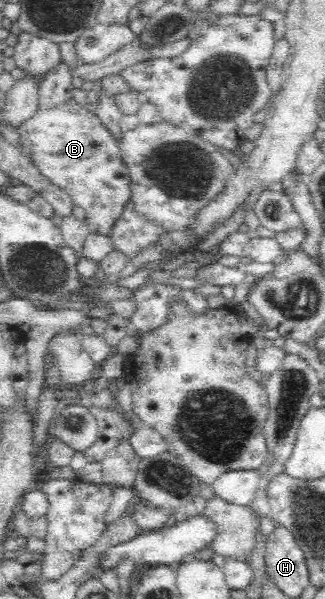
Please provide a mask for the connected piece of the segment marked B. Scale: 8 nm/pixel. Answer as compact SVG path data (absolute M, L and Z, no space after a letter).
M65 63L50 68L45 72L43 90L40 92L35 114L17 125L16 130L24 150L31 155L32 167L49 183L62 188L75 205L85 210L90 233L108 236L131 203L130 174L120 160L116 138L95 113L89 112L74 100L73 89L72 72Z

